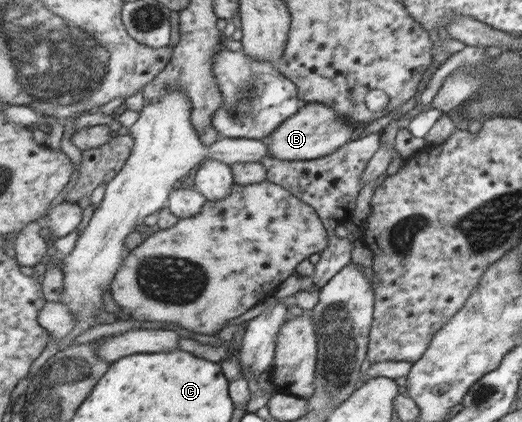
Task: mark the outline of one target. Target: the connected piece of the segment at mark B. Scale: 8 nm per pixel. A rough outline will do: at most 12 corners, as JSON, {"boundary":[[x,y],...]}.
{"boundary":[[304,103],[263,140],[277,160],[311,160],[343,146],[335,109]]}

